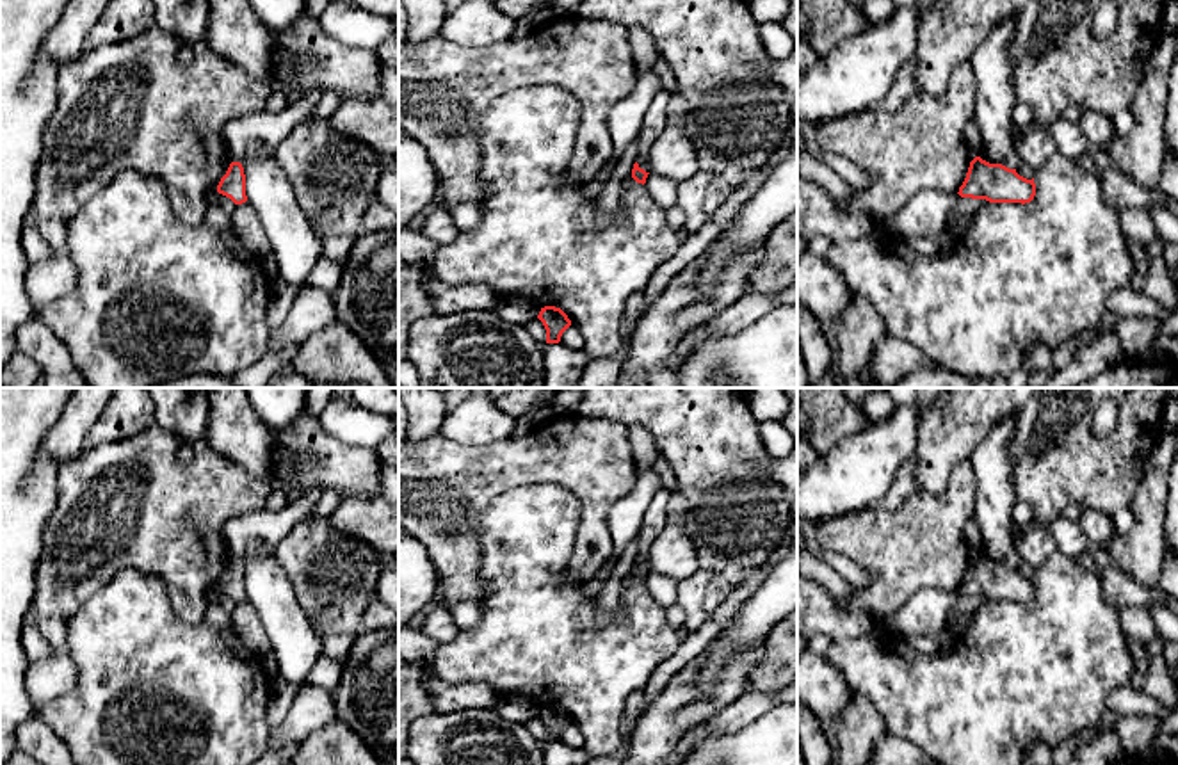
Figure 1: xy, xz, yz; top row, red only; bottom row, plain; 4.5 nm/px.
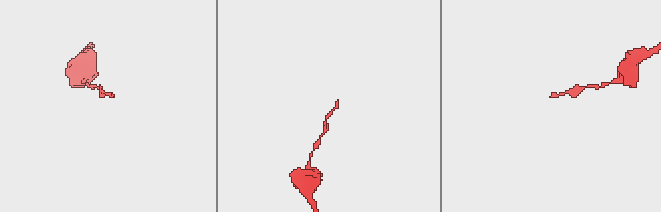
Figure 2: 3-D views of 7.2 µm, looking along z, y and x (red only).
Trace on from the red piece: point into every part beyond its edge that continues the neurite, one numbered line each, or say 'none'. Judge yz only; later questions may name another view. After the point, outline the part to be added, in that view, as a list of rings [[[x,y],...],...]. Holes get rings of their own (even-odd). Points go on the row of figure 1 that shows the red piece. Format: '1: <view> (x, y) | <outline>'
none

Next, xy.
none

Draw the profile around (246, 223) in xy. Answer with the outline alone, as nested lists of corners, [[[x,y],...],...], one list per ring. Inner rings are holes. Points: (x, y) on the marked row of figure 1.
[[[246,201],[231,213],[231,228],[242,246],[256,256],[270,258],[270,242],[256,210]]]

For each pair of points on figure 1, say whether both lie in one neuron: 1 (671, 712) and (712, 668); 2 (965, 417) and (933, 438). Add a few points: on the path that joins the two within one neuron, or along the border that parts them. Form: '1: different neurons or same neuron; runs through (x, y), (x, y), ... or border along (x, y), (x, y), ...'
1: different neurons; border along (709, 648), (696, 684), (696, 692), (703, 700)
2: same neuron; runs through (958, 422), (940, 438)

